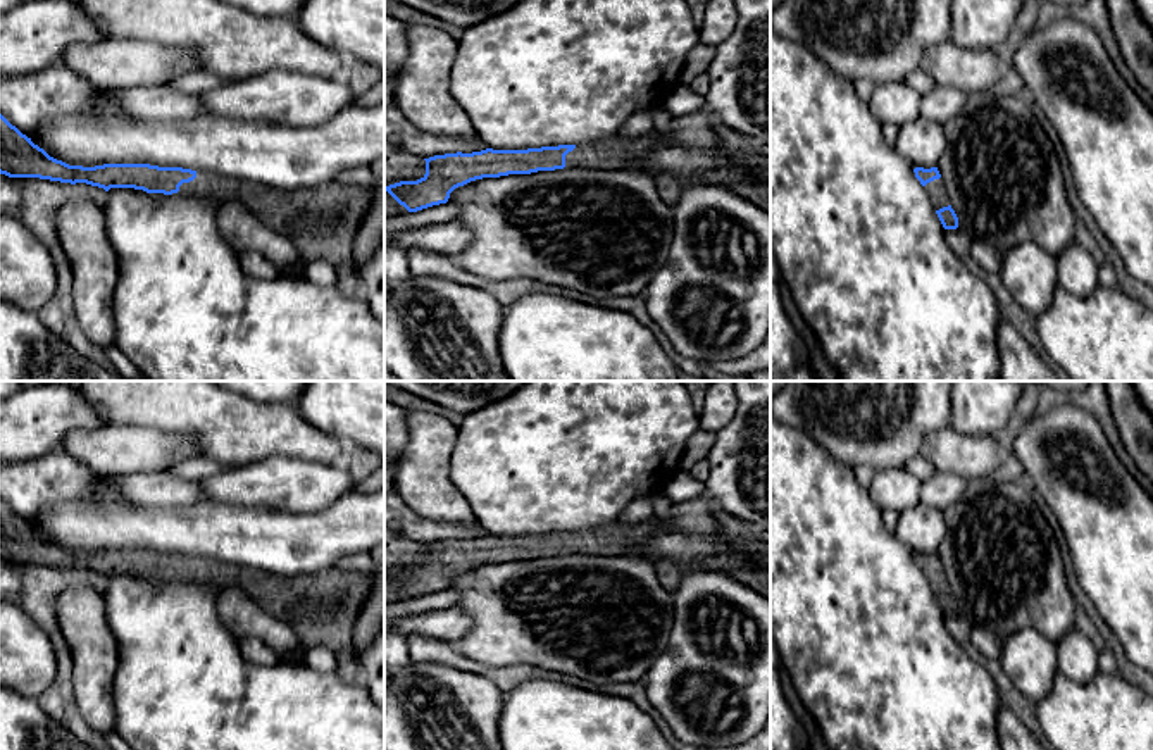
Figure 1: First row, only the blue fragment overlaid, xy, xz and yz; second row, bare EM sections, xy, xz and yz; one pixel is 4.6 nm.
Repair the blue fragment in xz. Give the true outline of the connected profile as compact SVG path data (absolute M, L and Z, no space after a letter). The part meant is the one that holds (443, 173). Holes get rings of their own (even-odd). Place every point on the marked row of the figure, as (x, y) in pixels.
M703 110L672 121L669 133L653 129L650 134L626 140L619 134L584 145L558 145L527 150L486 148L472 153L445 153L426 160L426 174L417 181L400 181L384 188L408 212L446 203L450 193L471 181L508 174L531 174L564 167L631 169L648 150L679 143L715 153L719 166L705 174L679 179L670 174L655 178L664 202L676 205L684 190L693 184L720 184L770 214L770 157L757 159L757 179L739 171L736 157L729 155Z

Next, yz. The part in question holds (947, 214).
M915 167L913 172L915 172L915 178L920 181L920 184L926 188L927 195L931 197L943 228L957 229L958 217L950 205L948 193L938 167L931 167L931 169Z

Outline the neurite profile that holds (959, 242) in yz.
M946 229L944 238L948 247L953 250L953 253L962 259L969 260L970 259L970 245L972 240L962 231L962 229Z

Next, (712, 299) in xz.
M693 184L674 205L674 238L665 266L643 291L655 324L676 352L698 362L726 362L757 350L770 334L770 214L720 184Z

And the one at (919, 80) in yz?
M917 69L905 78L905 83L917 90L919 93L926 95L936 88L936 81L929 76L924 69Z

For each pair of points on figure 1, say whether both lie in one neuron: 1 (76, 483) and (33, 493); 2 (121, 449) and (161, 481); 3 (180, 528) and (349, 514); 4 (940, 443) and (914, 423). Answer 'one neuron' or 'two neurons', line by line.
1: one neuron
2: two neurons
3: one neuron
4: two neurons

